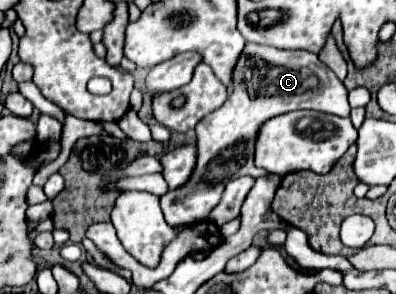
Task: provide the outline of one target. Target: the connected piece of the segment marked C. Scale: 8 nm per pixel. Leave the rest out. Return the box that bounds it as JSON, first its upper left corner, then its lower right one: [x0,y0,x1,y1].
[160,44,350,226]

